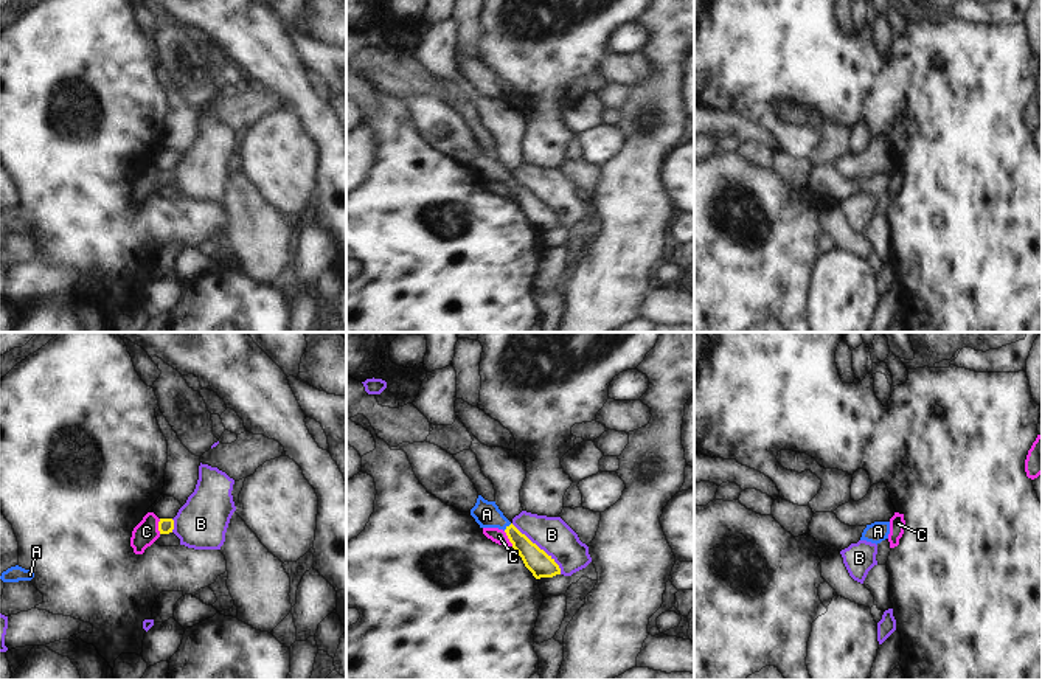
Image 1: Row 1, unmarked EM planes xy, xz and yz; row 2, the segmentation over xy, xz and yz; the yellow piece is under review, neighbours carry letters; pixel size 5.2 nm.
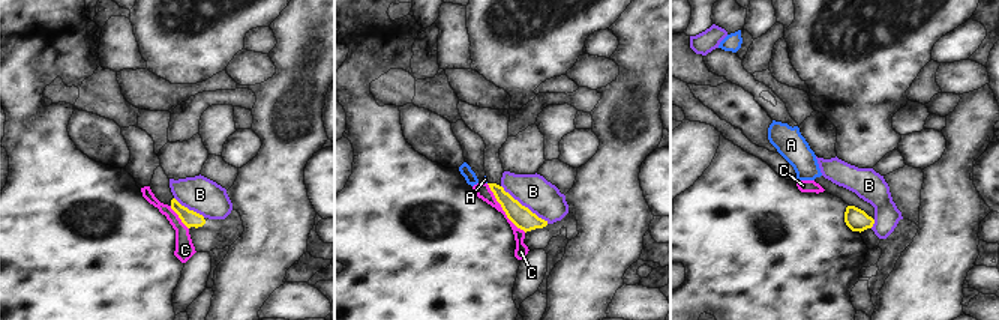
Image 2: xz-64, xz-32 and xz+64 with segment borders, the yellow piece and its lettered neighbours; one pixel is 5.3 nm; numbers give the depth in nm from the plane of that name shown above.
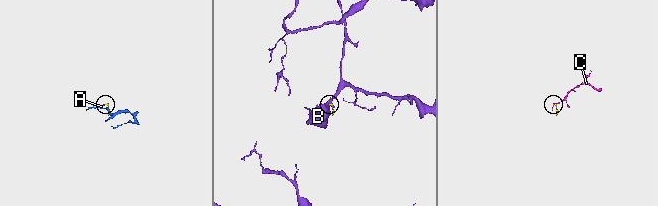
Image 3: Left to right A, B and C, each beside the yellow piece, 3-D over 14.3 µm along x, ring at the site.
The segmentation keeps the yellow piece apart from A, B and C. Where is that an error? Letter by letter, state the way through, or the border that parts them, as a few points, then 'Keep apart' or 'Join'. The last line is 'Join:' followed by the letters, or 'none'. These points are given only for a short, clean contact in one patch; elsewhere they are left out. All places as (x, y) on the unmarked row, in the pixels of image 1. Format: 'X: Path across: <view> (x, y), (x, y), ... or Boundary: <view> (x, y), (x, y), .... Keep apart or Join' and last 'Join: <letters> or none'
A: Path across: xz (536, 213), (507, 179), (486, 166). Join
B: Boundary: xz (511, 176), (534, 194), (558, 218), (561, 225). Keep apart
C: Boundary: xy (160, 171), (159, 185). Keep apart
Join: A.

